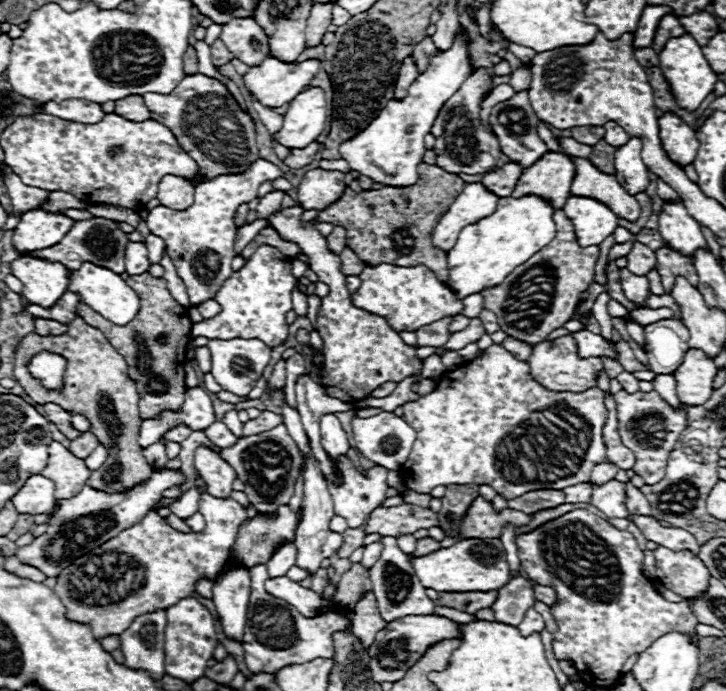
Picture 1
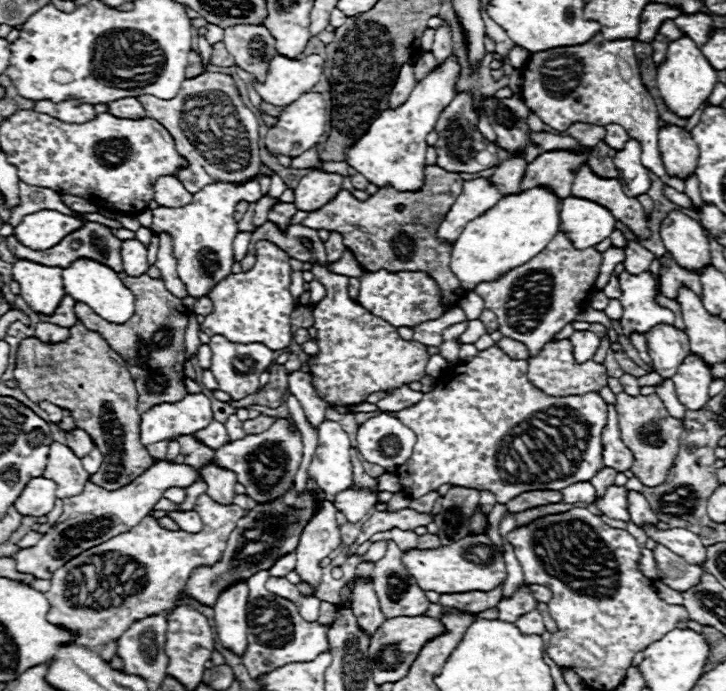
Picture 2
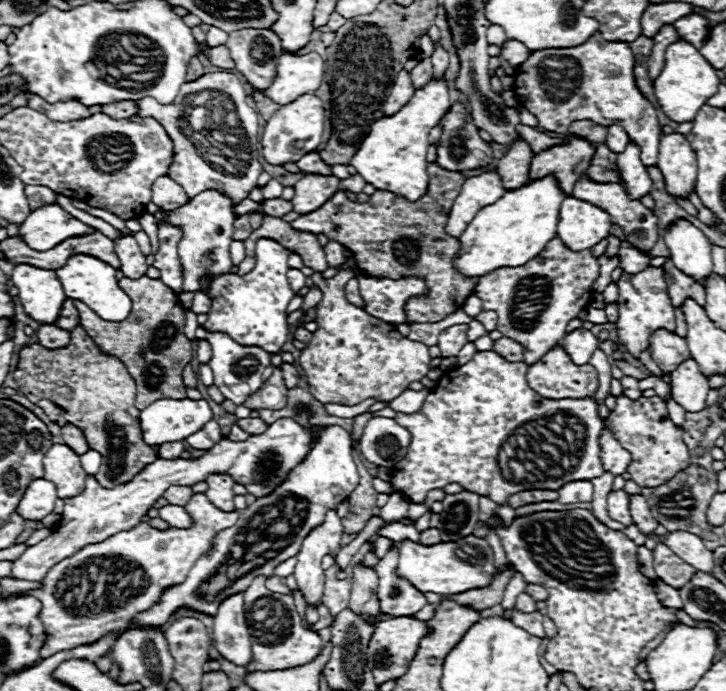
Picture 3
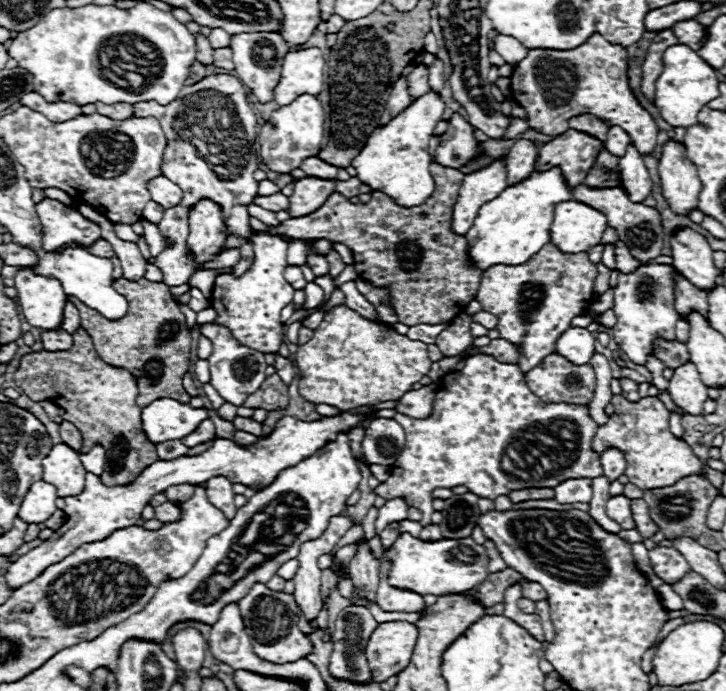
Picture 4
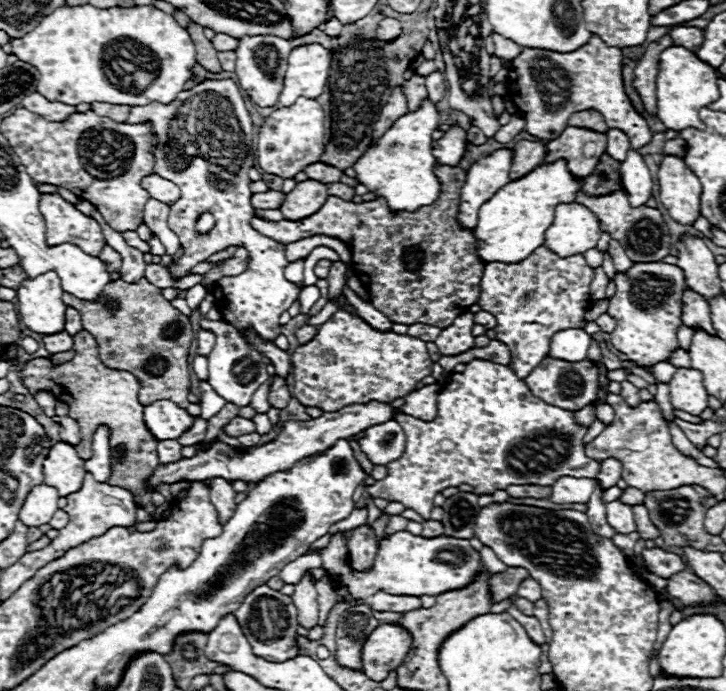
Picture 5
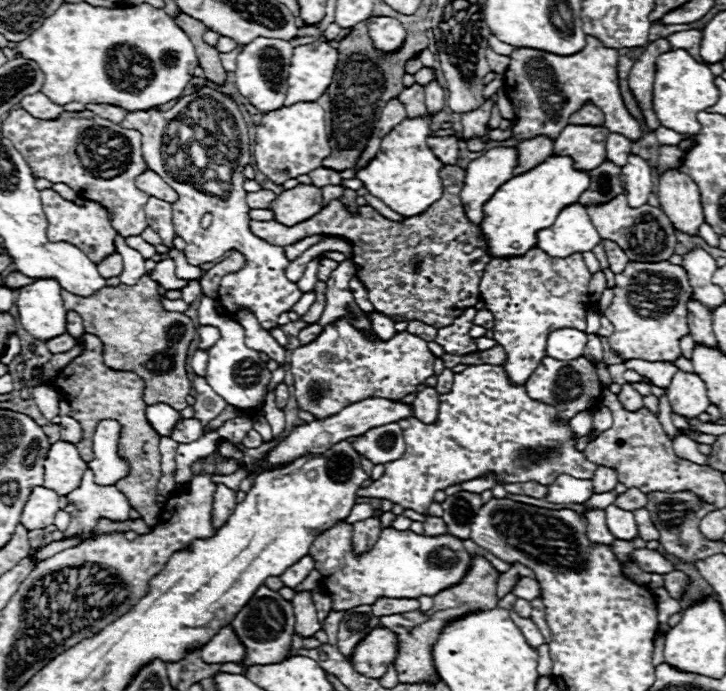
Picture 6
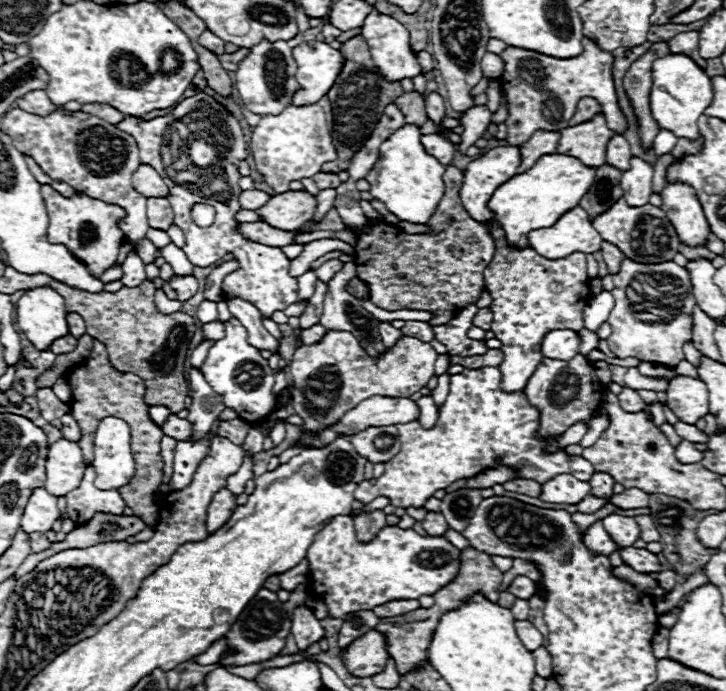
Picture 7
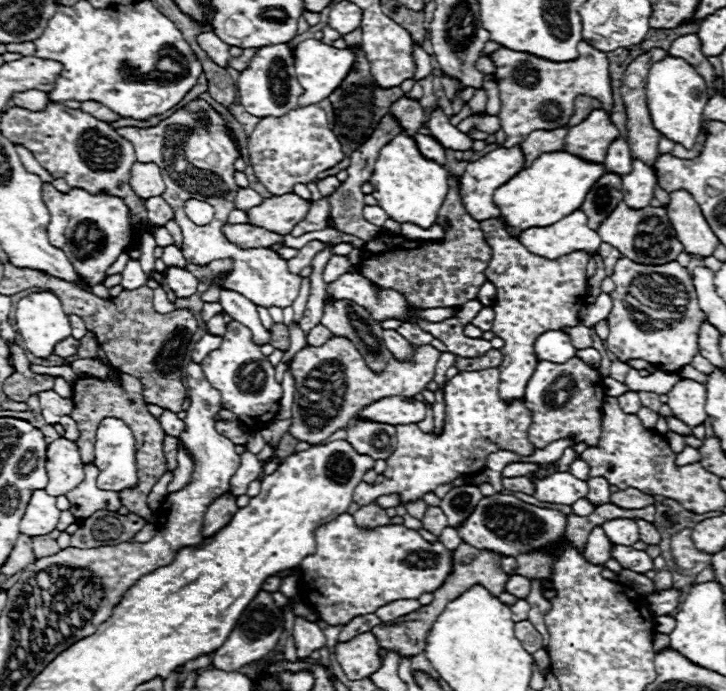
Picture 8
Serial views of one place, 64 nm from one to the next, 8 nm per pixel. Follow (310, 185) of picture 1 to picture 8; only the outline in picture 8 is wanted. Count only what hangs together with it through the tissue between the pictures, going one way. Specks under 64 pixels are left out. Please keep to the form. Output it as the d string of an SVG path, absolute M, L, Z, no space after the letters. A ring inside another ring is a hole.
M294 192L286 196L272 196L248 212L250 224L278 234L290 234L292 228L306 218L310 206L312 200L304 200Z

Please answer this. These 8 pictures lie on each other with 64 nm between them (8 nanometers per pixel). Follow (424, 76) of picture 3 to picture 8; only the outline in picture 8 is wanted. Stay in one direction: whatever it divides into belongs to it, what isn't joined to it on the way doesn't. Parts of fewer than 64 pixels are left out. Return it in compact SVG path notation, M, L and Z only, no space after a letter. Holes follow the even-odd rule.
M402 96L390 110L402 124L402 130L406 130L408 134L416 134L420 130L424 120L424 108L420 106L418 100Z

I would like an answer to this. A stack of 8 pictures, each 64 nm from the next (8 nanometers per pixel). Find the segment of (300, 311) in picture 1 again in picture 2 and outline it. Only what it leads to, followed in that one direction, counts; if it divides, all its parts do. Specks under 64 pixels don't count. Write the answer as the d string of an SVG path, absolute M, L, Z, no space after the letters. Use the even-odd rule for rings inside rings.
M292 272L292 284L290 284L290 294L294 298L294 304L296 308L300 308L300 296L304 294L304 288L302 288L302 272Z

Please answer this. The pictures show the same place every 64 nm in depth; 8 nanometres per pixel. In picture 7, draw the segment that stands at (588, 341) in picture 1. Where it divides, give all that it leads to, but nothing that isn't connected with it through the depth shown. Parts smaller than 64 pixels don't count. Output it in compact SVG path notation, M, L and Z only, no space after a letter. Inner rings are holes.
M552 330L542 338L542 356L570 360L580 354L580 336L576 330Z

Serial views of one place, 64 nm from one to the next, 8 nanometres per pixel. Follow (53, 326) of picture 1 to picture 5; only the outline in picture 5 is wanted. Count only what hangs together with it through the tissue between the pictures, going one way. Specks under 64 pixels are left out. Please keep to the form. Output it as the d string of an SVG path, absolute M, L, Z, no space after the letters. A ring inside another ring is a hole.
M62 330L62 332L58 332L58 334L44 336L42 340L44 340L44 346L46 346L46 350L48 350L50 354L68 352L68 350L72 350L72 344L74 344L72 336L70 336L70 334L66 334L64 330Z

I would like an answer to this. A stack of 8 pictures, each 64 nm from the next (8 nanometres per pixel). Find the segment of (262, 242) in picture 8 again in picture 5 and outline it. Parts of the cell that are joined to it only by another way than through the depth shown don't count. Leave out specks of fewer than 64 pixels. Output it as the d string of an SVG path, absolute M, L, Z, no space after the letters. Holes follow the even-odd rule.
M438 164L434 174L440 182L440 194L430 206L422 206L414 214L390 210L386 200L378 196L362 204L330 196L316 214L294 222L294 242L310 236L330 236L346 242L354 254L356 278L368 288L374 308L398 324L422 322L446 328L458 314L478 302L484 262L476 254L472 230L462 230L456 220L466 170ZM252 218L252 226L254 230L258 230L260 234L268 236L268 238L276 238L280 242L288 242L288 222L266 222L260 218Z

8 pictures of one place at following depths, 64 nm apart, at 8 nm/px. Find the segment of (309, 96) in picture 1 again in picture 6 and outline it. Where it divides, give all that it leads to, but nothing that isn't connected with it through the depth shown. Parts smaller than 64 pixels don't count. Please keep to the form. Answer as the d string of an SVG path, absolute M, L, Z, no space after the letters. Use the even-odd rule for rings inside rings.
M296 102L292 106L268 112L256 128L256 168L276 184L308 174L310 170L318 168L328 154L330 146L324 128L324 110L318 102Z

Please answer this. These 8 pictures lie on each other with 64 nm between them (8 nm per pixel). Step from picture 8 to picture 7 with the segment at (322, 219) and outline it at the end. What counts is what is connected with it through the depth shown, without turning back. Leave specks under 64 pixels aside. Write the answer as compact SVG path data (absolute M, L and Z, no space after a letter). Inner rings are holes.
M326 188L326 190L320 190L318 192L318 208L316 208L316 212L314 212L314 218L310 220L310 222L314 222L314 220L320 220L328 210L330 210L330 206L334 204L334 200L336 200L336 190L334 188Z

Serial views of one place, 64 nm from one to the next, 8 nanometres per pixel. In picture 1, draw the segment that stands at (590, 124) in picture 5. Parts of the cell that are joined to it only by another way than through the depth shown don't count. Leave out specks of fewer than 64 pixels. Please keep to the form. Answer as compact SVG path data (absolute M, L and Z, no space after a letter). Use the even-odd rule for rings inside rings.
M574 126L572 128L572 138L580 144L594 146L598 140L604 138L604 128L602 126Z

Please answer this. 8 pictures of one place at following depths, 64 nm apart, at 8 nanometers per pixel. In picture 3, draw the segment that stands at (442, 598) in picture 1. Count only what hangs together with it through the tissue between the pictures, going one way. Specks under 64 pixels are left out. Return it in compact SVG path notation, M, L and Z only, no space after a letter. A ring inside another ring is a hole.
M504 570L500 572L494 582L488 586L488 588L478 588L478 590L466 590L460 594L454 594L450 596L450 600L462 604L462 606L470 606L474 610L486 610L486 608L492 608L496 604L502 602L502 590L506 588L508 580L510 580L512 572L510 570Z

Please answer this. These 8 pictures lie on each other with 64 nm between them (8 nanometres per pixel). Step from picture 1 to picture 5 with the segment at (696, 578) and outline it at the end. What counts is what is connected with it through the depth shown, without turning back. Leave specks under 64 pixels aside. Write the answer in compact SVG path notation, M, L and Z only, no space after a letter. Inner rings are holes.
M662 548L644 550L644 562L646 562L648 572L652 572L652 574L656 574L660 578L666 578L666 580L670 576L686 570L686 564L678 554L662 550Z

